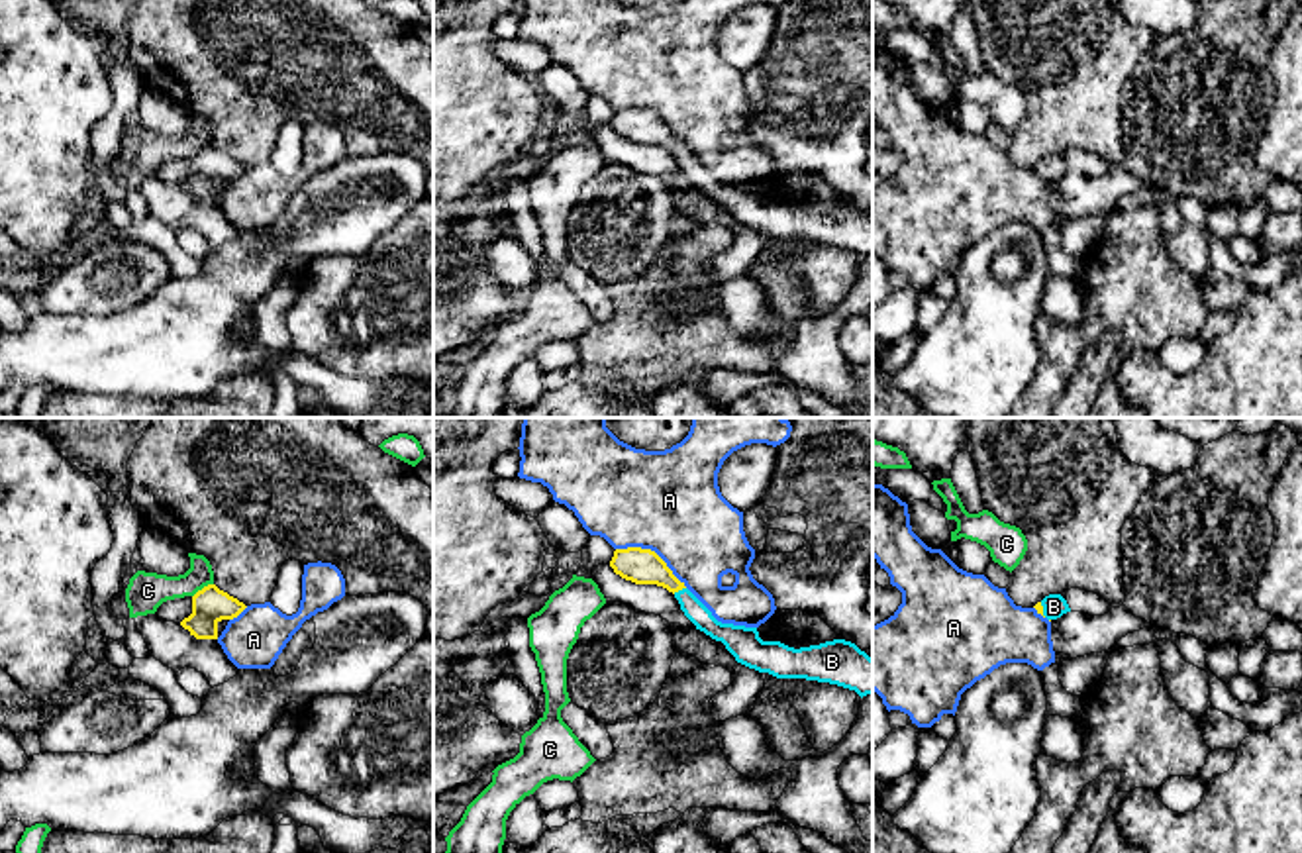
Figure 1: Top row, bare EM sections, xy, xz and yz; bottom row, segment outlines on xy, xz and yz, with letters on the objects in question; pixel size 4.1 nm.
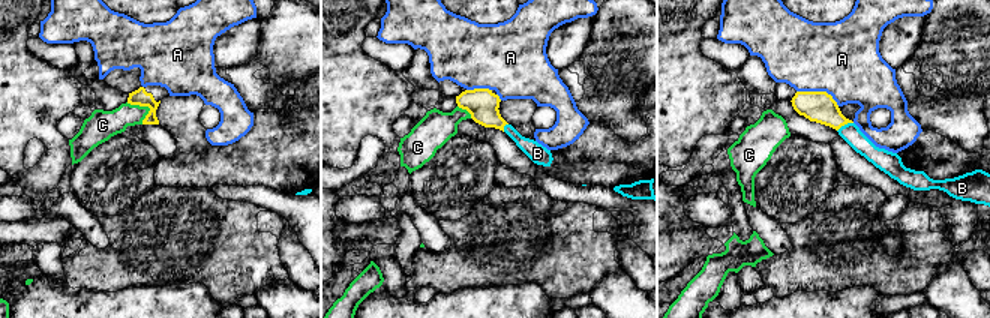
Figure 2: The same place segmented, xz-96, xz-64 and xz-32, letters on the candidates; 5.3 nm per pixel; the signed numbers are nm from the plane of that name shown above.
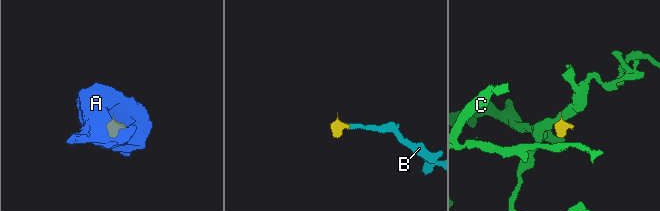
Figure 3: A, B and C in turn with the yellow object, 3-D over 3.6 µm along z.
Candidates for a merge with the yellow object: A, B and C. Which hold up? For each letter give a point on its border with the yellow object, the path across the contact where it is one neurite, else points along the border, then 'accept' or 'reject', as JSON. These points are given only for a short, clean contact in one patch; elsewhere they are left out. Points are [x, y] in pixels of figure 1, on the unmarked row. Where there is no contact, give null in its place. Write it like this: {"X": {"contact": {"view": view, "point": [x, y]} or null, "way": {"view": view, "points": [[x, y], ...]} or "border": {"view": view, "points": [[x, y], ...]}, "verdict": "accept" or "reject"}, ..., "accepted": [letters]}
{"A": {"contact": {"view": "xz", "point": [653, 112]}, "border": {"view": "xz", "points": [[616, 108], [650, 108], [687, 148]]}, "verdict": "reject"}, "B": {"contact": {"view": "xz", "point": [679, 150]}, "way": {"view": "xz", "points": [[640, 126], [659, 134], [679, 150], [695, 171]]}, "verdict": "accept"}, "C": {"contact": {"view": "xy", "point": [204, 148]}, "border": {"view": "xy", "points": [[212, 144], [193, 157]]}, "verdict": "reject"}, "accepted": ["B"]}

